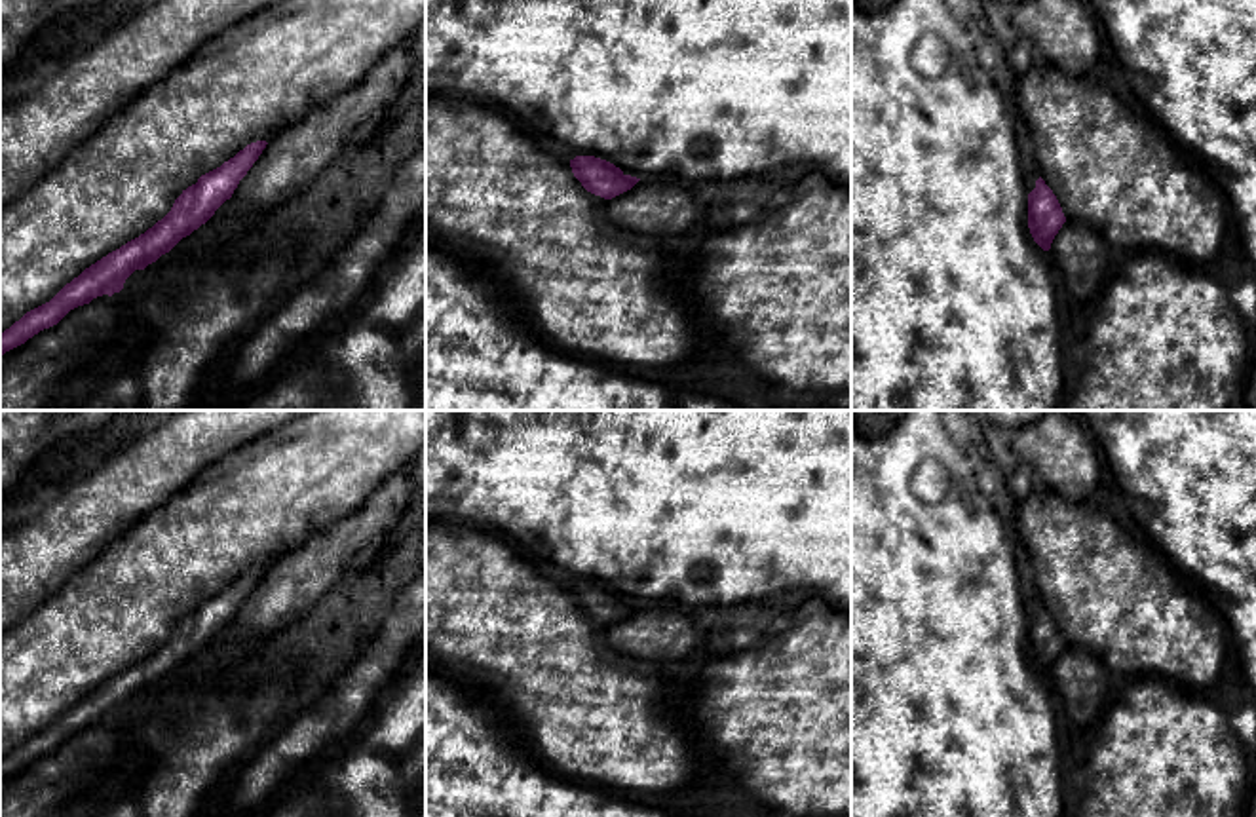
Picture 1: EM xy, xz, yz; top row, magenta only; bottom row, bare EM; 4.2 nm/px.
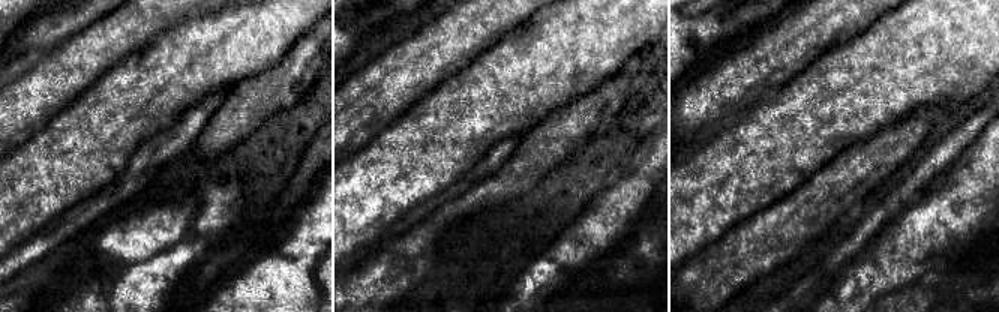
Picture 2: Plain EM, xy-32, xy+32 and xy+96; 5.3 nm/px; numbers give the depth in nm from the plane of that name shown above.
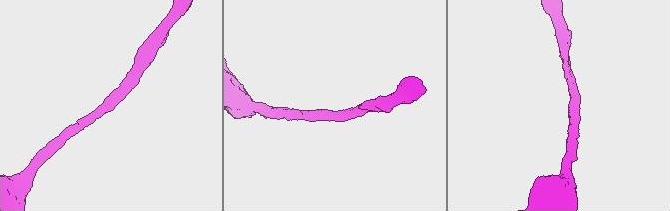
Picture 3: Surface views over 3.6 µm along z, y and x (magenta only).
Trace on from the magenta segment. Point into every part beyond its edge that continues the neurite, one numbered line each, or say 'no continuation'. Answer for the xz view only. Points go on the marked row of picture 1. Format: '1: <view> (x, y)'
no continuation

